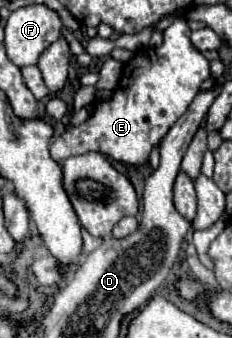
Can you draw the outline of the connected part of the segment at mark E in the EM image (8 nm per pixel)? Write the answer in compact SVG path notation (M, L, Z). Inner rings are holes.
M176 19L164 31L164 43L160 47L148 49L142 55L136 55L126 65L124 75L112 95L94 103L90 117L82 125L62 133L50 145L52 159L60 163L72 155L98 151L128 165L148 163L152 149L160 145L176 119L186 113L188 105L200 89L200 83L208 77L208 59L190 43L190 29L186 21Z

